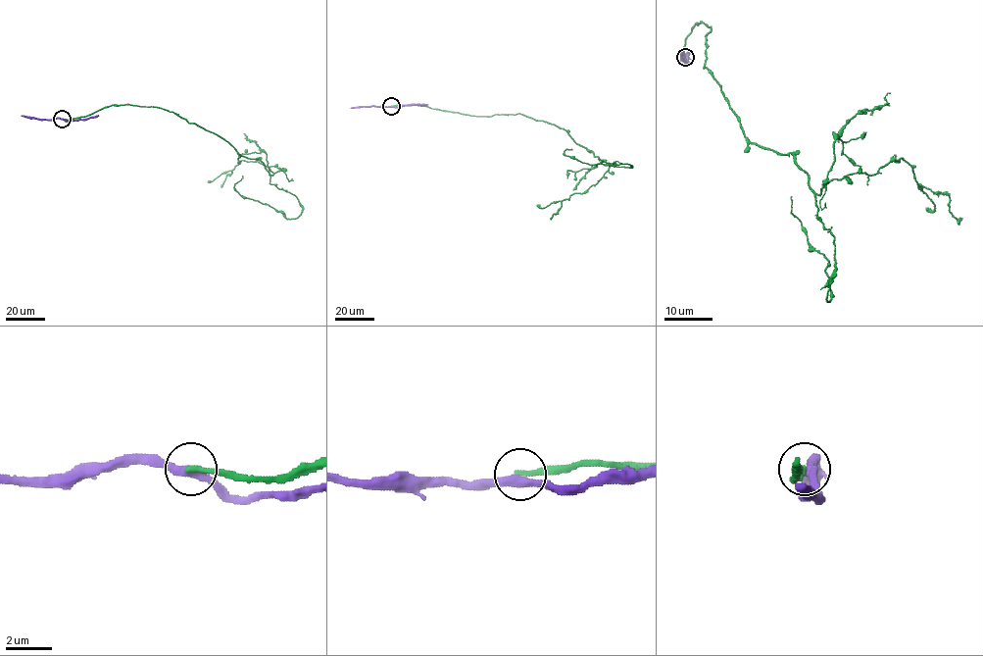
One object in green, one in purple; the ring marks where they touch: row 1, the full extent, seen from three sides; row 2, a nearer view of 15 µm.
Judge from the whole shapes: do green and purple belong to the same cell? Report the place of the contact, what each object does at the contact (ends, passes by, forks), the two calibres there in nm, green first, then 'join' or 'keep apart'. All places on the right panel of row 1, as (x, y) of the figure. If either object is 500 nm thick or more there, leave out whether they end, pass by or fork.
(685, 57) | green ends | purple passes by | 240/360 nm | keep apart

